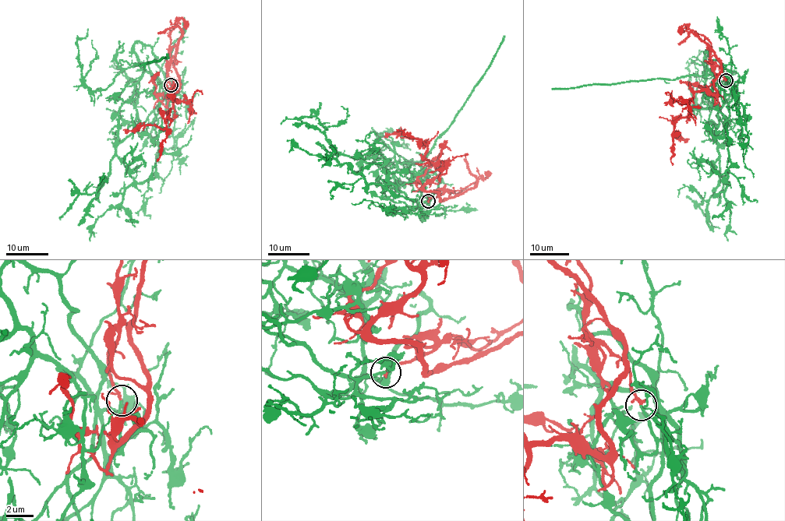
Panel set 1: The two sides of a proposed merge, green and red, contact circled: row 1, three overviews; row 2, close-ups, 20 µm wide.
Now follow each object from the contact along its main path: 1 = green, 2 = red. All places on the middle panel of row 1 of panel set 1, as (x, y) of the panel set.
1: (428, 201), (415, 209), (416, 203), (387, 183), (393, 175), (381, 167), (334, 149), (316, 116), (281, 124)
2: (428, 201), (440, 194), (424, 188), (440, 171), (425, 158), (427, 146), (401, 132), (384, 137)

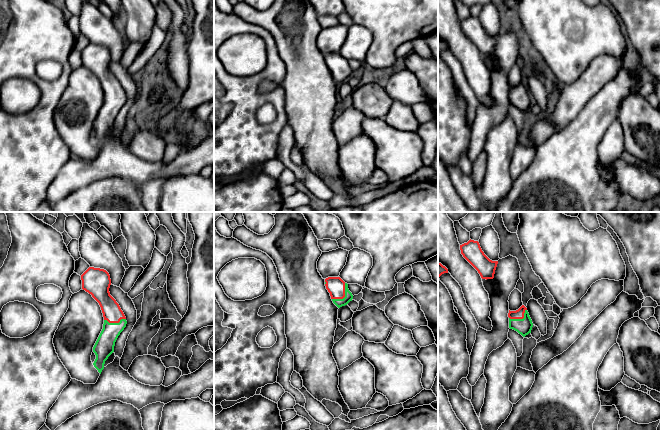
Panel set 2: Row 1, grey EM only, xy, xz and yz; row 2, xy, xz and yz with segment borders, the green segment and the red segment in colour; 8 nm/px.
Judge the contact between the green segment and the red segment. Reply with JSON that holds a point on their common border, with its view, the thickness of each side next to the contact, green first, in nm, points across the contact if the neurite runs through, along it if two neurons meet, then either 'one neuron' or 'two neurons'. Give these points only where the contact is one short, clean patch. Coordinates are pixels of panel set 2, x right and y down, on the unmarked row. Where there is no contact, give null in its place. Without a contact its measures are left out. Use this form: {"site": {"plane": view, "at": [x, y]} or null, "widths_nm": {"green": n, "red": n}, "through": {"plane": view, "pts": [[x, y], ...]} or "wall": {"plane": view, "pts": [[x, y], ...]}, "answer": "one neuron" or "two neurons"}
{"site": {"plane": "xz", "at": [345, 72]}, "widths_nm": {"green": 70, "red": 140}, "answer": "two neurons"}

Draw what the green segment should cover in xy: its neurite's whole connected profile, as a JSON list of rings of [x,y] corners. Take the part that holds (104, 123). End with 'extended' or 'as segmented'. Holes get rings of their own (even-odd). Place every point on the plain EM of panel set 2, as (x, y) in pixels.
[[[121,95],[119,99],[109,99],[104,96],[103,105],[93,123],[96,131],[93,141],[100,150],[104,145],[105,137],[114,128],[115,118],[126,100],[126,95]]]; as segmented

